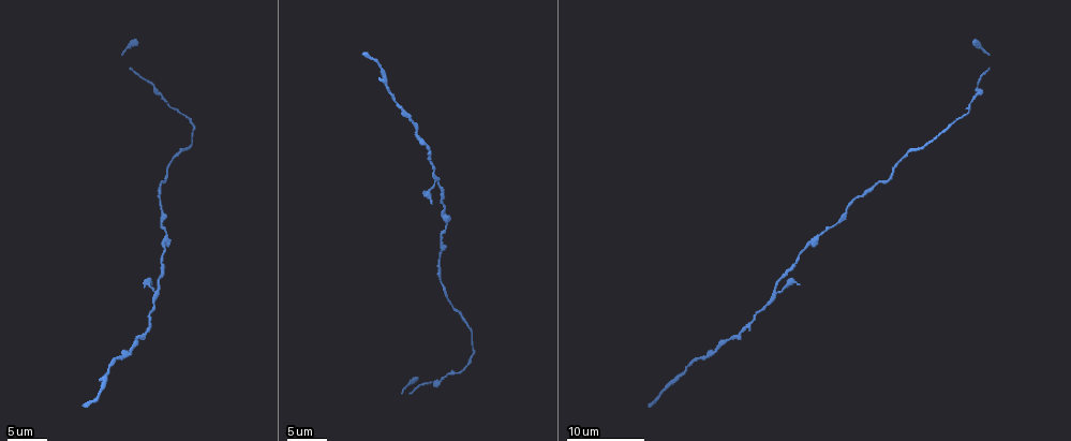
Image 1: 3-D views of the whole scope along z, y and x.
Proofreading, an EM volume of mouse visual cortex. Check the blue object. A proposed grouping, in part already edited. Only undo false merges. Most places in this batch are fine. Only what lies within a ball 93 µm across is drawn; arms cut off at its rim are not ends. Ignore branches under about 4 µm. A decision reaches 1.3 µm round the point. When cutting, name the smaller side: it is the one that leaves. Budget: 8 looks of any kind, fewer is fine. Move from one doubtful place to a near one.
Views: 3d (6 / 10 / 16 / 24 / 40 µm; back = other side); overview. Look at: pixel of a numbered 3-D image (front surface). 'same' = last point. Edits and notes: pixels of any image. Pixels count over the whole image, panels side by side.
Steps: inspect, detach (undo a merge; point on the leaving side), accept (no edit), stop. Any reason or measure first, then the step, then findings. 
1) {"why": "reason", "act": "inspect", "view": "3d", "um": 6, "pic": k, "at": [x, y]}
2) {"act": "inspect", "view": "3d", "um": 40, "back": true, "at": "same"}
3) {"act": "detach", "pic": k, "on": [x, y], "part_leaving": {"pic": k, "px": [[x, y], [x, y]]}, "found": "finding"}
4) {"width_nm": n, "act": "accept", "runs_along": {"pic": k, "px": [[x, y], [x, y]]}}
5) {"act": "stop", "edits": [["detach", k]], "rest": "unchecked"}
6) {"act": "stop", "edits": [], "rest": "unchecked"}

{"why": "sudden change in width", "act": "inspect", "view": "3d", "um": 10, "pic": 1, "at": [402, 106]}

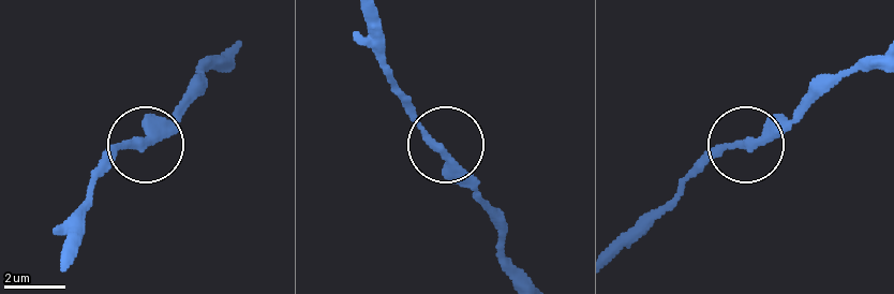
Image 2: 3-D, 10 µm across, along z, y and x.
{"width_nm": 310, "act": "accept", "runs_along": {"pic": 2, "px": [[515, 272], [497, 218], [392, 89]]}, "found": "continuous, no second neuron"}

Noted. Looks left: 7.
{"act": "inspect", "view": "3d", "um": 10, "pic": 1, "at": [680, 374]}

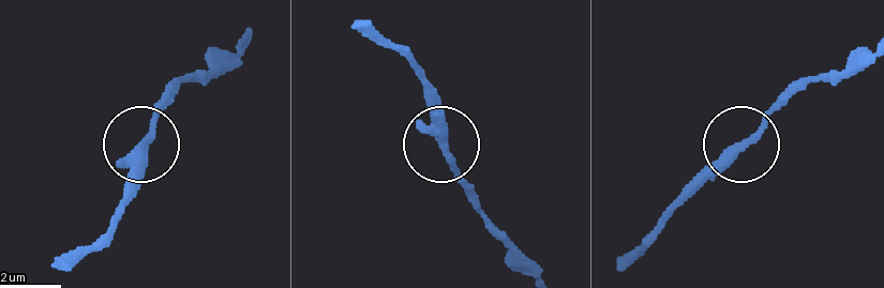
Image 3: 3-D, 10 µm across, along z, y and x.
{"act": "accept", "runs_along": {"pic": 3, "px": [[872, 54], [788, 94], [683, 199]]}, "found": "one neuron here"}

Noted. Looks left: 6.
{"why": "calibre changes", "act": "inspect", "view": "3d", "um": 10, "pic": 1, "at": [443, 209]}

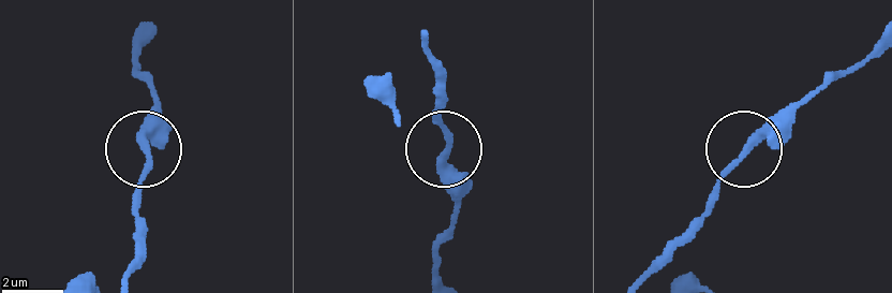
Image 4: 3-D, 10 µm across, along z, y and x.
{"act": "accept", "runs_along": {"pic": 4, "px": [[873, 50], [781, 112], [742, 150], [692, 225]]}, "found": "all the same neuron"}

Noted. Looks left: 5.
{"why": "calibre changes", "act": "inspect", "view": "3d", "um": 6, "pic": 1, "at": [467, 326]}

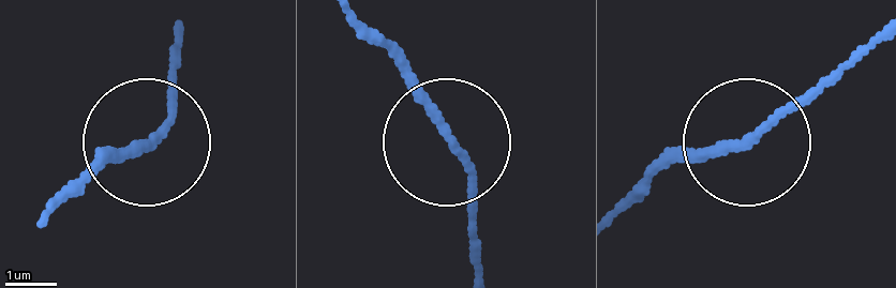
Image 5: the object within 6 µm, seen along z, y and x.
{"width_nm": 170, "act": "accept", "found": "one neuron here"}

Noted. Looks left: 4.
{"act": "stop", "edits": [], "rest": "unchecked"}

